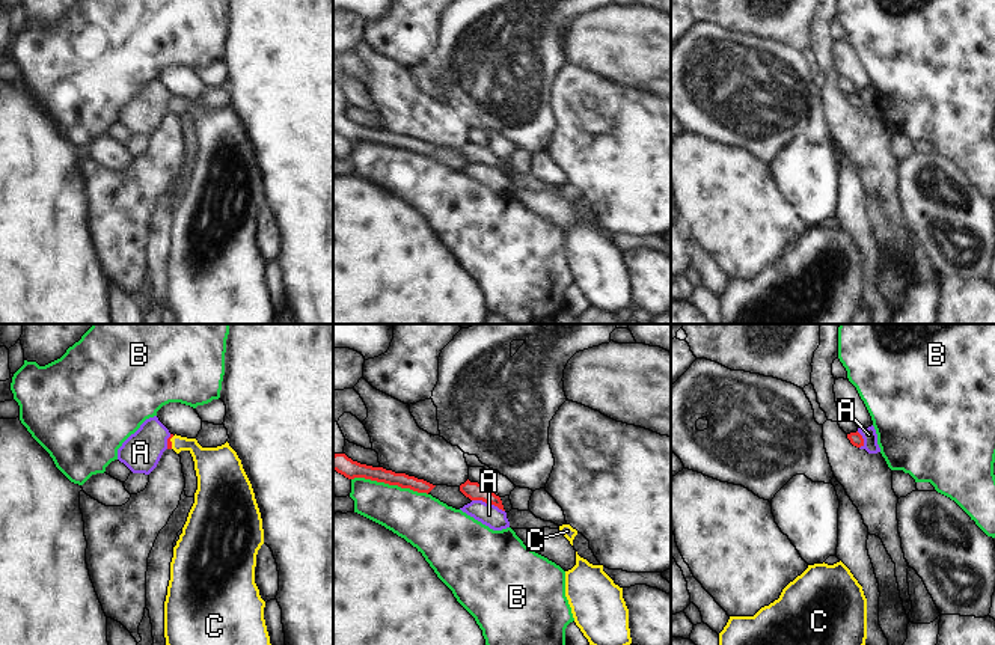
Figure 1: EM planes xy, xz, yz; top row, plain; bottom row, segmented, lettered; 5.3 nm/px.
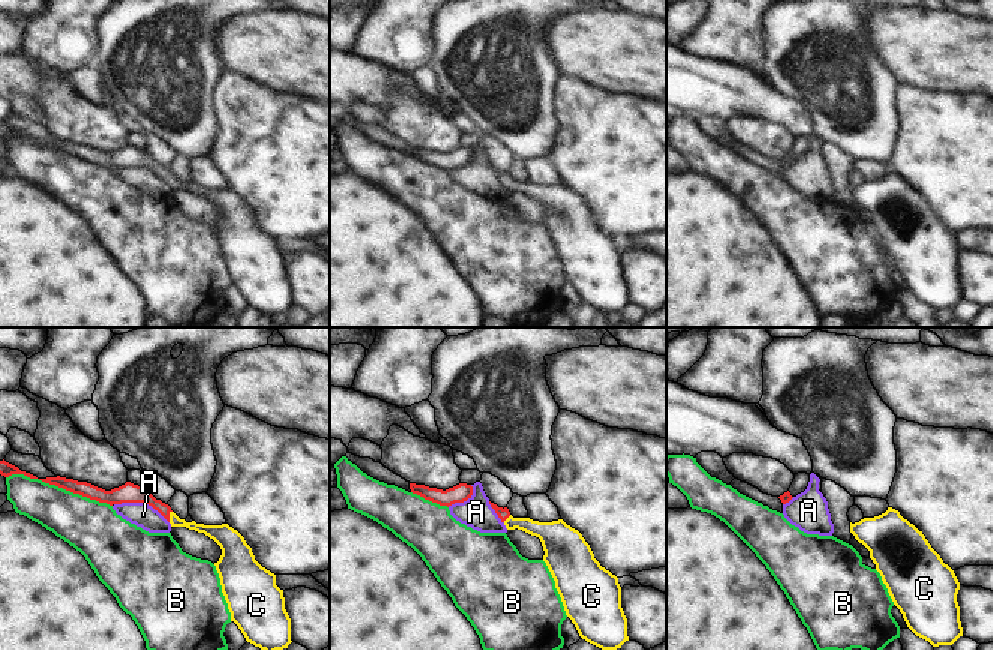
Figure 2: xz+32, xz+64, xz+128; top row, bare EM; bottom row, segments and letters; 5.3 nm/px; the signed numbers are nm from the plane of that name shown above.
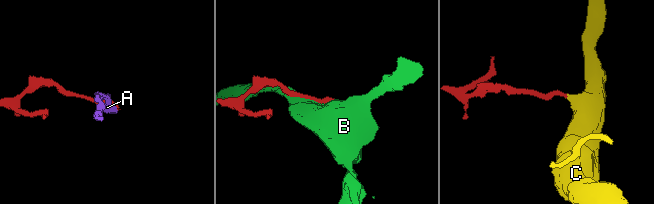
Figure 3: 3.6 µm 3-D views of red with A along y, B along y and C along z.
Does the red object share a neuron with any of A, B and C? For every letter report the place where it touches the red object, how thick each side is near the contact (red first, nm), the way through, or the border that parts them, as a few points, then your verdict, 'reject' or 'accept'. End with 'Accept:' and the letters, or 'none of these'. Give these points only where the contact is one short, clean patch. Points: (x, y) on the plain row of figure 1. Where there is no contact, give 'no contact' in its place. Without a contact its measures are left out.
A: meets red in xz at (489, 165); 100 nm thick on the red side, 120 nm on the other; border along xz (472, 162), (490, 165), (504, 174); reject
B: meets red in xz at (389, 146); 100 nm thick on the red side, 280 nm on the other; reject
C: meets red in xy at (171, 104); 30 nm thick on the red side, 190 nm on the other; runs through xy (169, 106), (171, 104), (189, 106), (211, 127); accept
Accept: C

